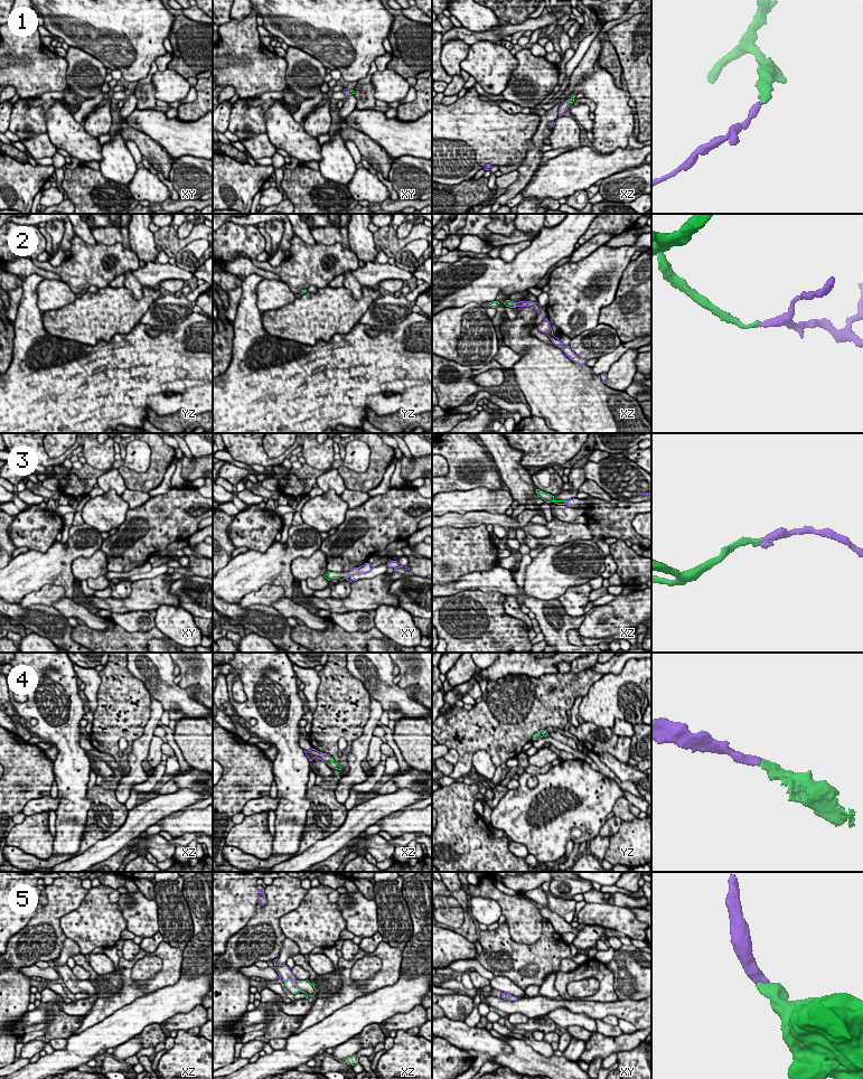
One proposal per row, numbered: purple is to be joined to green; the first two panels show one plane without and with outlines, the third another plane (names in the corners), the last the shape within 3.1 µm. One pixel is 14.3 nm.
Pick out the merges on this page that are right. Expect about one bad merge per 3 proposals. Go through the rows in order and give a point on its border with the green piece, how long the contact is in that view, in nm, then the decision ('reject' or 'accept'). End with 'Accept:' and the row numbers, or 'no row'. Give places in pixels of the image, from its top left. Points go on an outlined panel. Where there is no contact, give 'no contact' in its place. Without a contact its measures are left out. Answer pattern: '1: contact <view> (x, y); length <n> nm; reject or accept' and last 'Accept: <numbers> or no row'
1: contact xy (348, 93); length 70 nm; accept
2: contact yz (303, 290); length 80 nm; accept
3: contact xy (348, 575); length 100 nm; accept
4: contact xz (331, 762); length 130 nm; accept
5: contact xz (289, 979); length 160 nm; accept
Accept: 1, 2, 3, 4, 5

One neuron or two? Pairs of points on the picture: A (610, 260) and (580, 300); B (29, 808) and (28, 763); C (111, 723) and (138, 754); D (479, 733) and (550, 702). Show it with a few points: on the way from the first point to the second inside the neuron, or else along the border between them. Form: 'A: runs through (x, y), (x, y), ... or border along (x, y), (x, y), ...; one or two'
A: runs through (600, 270), (581, 290); one
B: border along (49, 795), (43, 798), (30, 799), (20, 812); two
C: border along (146, 724), (144, 732), (132, 743), (128, 772); two
D: runs through (497, 724), (517, 706), (532, 705); one

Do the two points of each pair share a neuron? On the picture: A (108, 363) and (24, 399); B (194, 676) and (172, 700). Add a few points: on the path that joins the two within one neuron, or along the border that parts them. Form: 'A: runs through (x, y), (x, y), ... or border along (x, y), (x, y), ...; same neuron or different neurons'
A: runs through (86, 384), (77, 392), (57, 399), (45, 399); same neuron
B: border along (178, 684), (194, 686), (200, 703); different neurons

